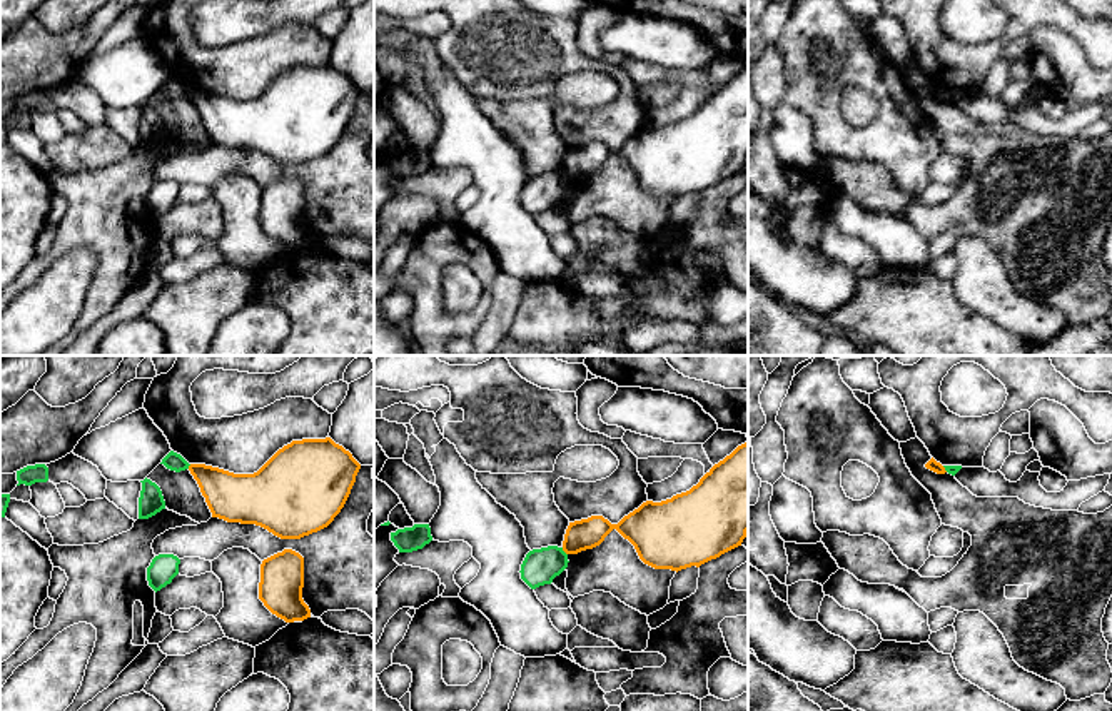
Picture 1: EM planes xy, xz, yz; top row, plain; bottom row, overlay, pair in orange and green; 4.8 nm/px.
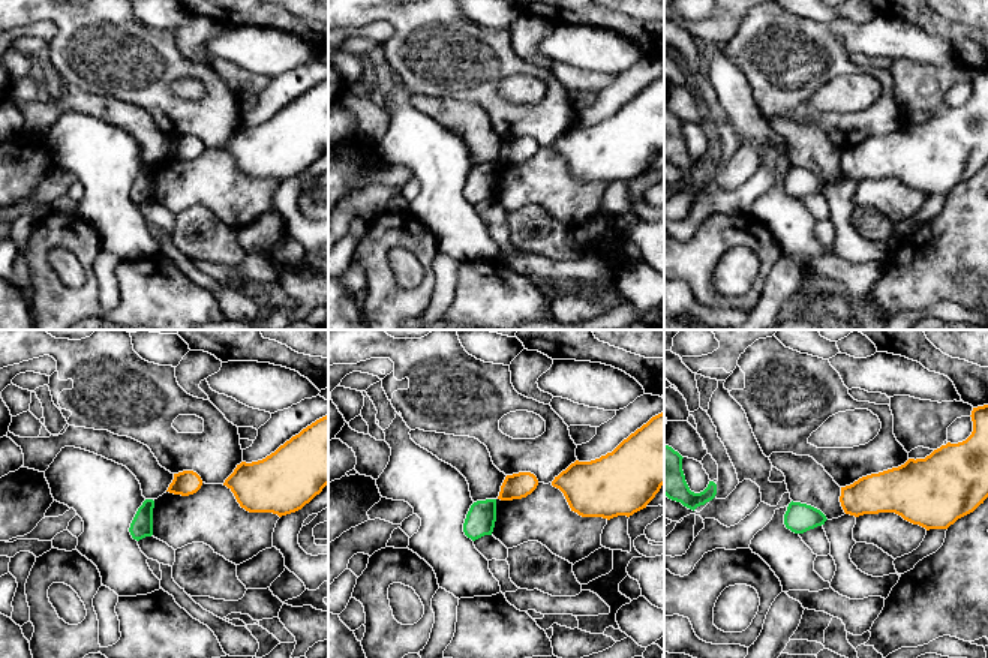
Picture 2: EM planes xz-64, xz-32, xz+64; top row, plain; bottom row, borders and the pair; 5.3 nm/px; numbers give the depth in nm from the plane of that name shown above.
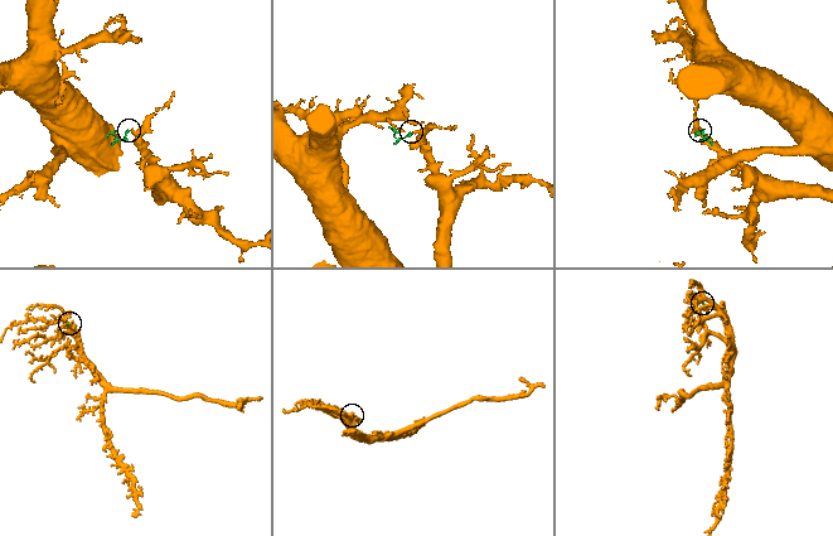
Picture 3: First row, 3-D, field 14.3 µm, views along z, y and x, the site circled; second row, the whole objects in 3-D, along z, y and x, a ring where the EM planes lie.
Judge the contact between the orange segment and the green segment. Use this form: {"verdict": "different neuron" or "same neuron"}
{"verdict": "different neuron"}

